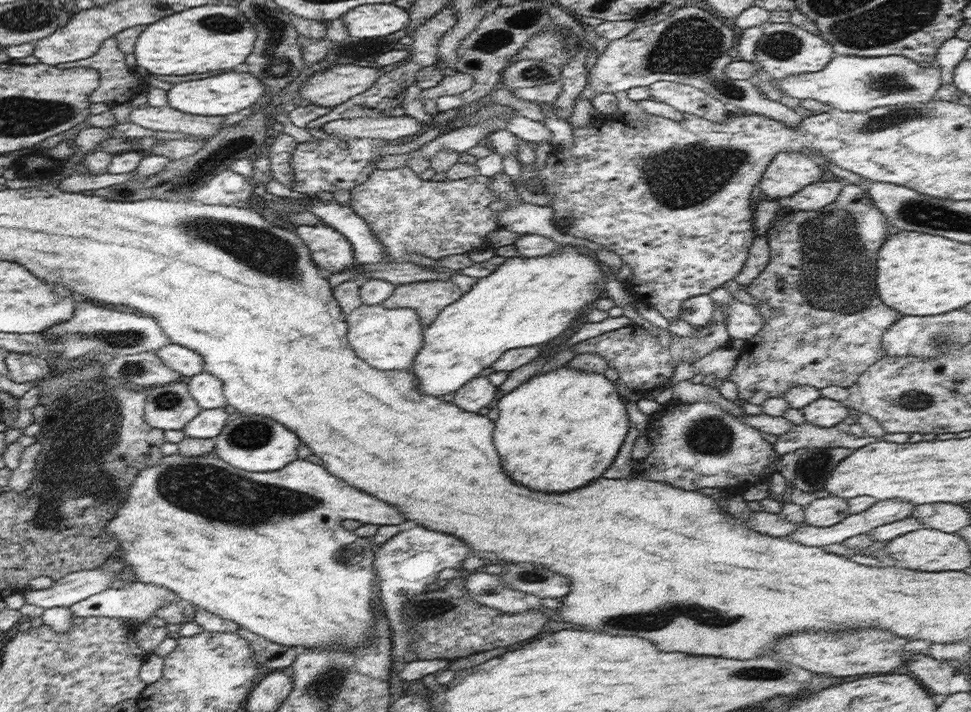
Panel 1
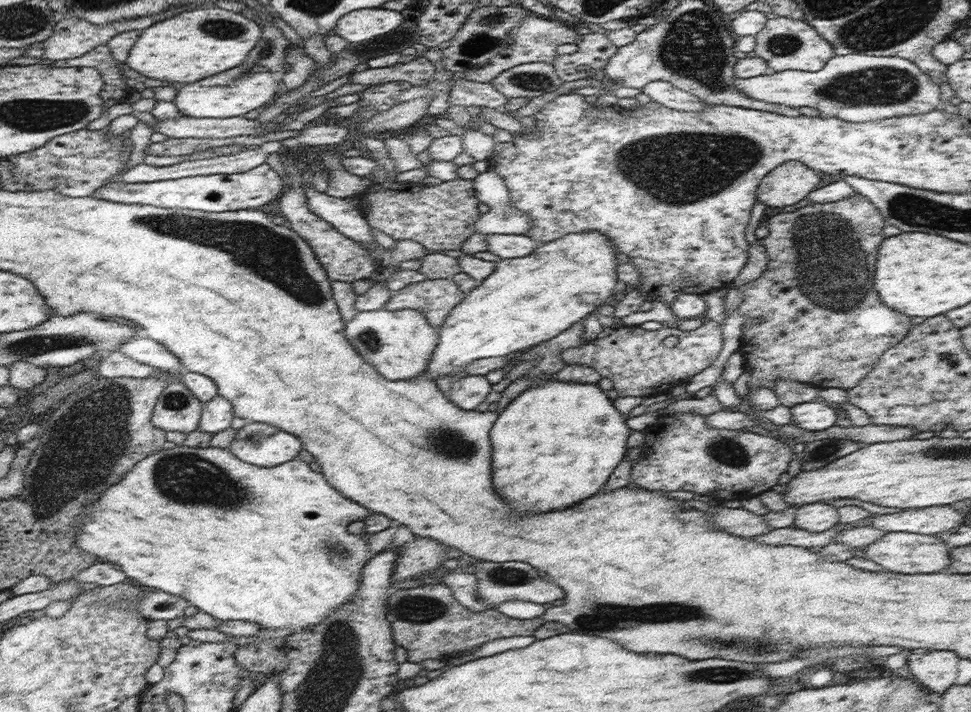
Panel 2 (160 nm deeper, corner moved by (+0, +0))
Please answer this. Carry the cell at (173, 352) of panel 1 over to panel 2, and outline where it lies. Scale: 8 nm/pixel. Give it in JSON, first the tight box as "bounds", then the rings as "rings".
{"bounds":[118,332,184,373],"rings":[[[143,332],[139,336],[124,341],[118,349],[130,358],[152,366],[154,370],[176,373],[184,370],[179,358],[172,354],[169,348],[166,348],[161,342],[152,340]]]}

